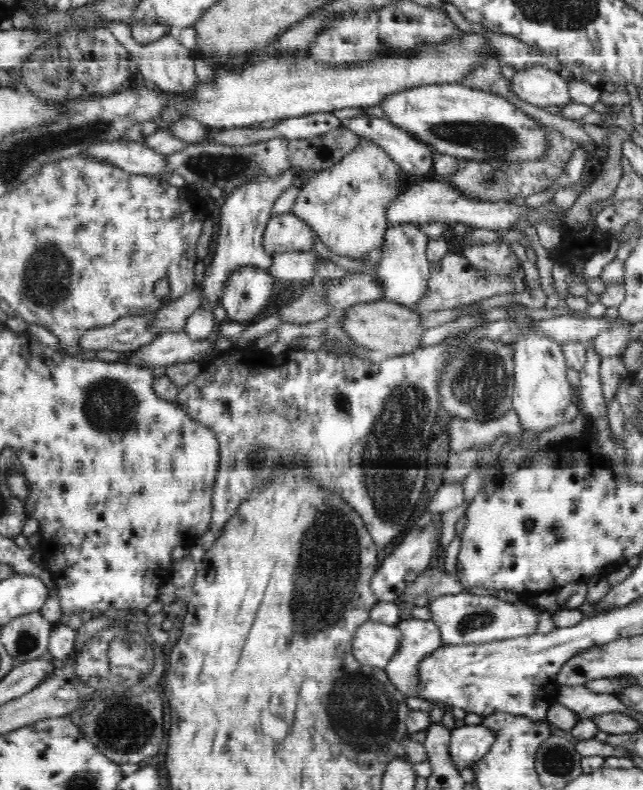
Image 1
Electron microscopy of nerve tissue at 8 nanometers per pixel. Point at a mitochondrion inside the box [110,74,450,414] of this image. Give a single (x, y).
(211, 167)

